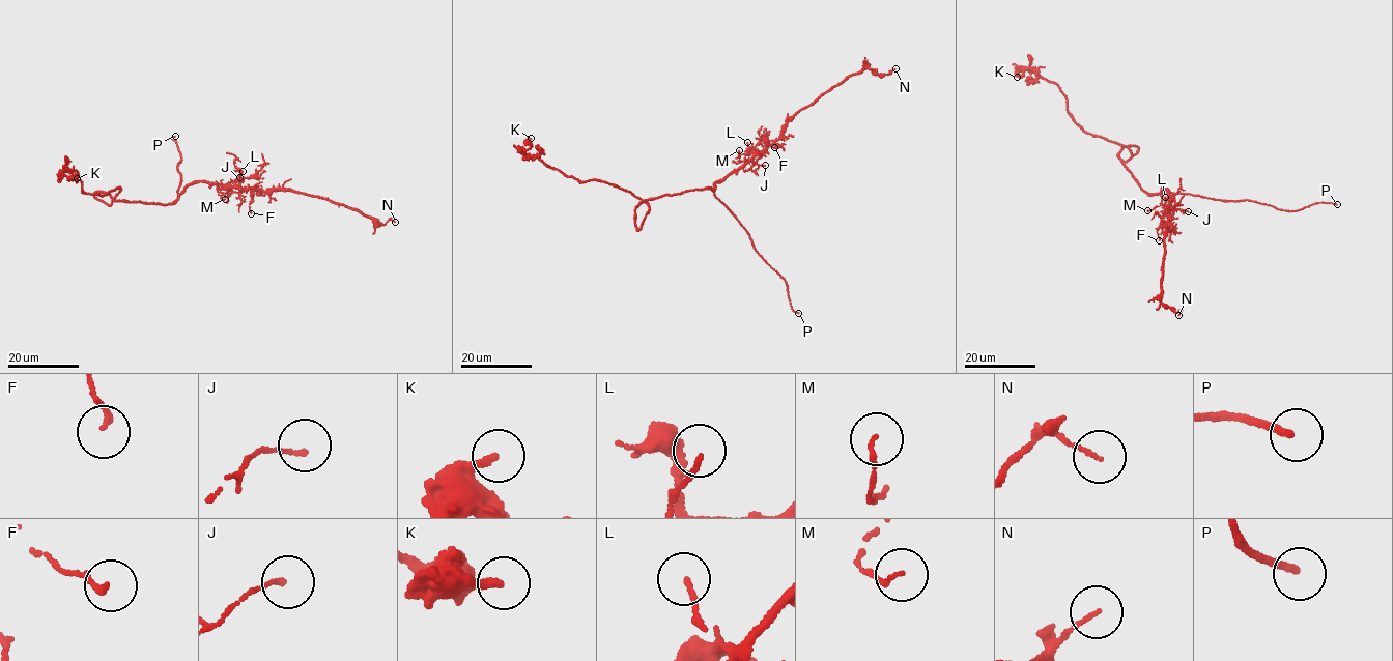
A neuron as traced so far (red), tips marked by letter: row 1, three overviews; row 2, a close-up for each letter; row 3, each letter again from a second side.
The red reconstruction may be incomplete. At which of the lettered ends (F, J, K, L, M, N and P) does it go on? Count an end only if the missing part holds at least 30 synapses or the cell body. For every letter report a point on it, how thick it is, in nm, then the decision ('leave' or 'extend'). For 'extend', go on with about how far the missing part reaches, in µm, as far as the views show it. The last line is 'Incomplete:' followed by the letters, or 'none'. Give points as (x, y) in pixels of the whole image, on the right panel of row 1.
F: place (1159, 240); calibre 160 nm; leave
J: place (1188, 211); calibre 110 nm; leave
K: place (1017, 77); calibre 240 nm; leave
L: place (1165, 197); calibre 120 nm; leave
M: place (1147, 210); calibre 100 nm; leave
N: place (1178, 315); calibre 100 nm; leave
P: place (1337, 204); calibre 200 nm; extend; missing 4 µm
Incomplete: P

